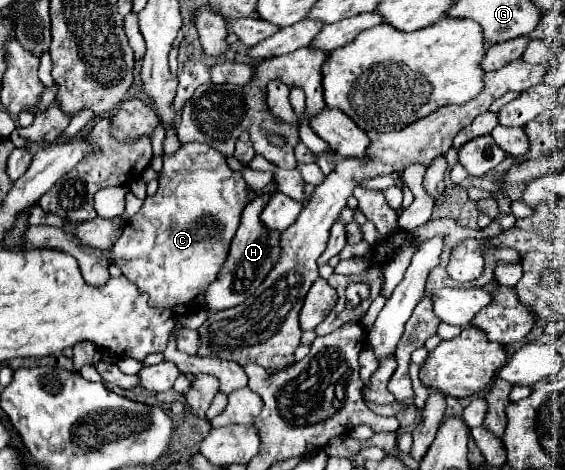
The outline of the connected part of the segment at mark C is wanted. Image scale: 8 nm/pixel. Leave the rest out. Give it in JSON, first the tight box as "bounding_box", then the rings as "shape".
{"bounding_box":[112,142,248,316],"shape":[[[200,142],[184,144],[180,152],[176,152],[176,156],[164,156],[160,188],[154,196],[148,196],[144,200],[140,212],[130,218],[122,236],[116,240],[112,248],[114,264],[128,280],[138,286],[140,292],[146,292],[150,296],[148,304],[152,304],[154,308],[170,310],[176,316],[196,312],[204,296],[204,288],[208,288],[208,284],[216,280],[228,256],[230,242],[240,224],[240,214],[246,206],[246,190],[248,184],[244,176],[240,172],[234,172],[228,166],[226,156],[222,156],[216,148]]]}

